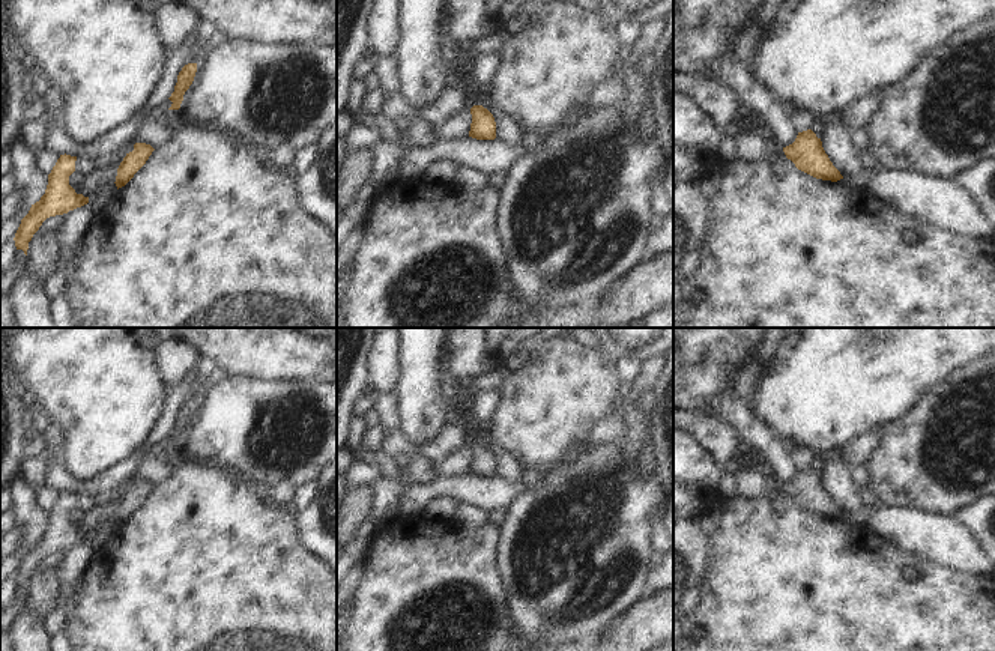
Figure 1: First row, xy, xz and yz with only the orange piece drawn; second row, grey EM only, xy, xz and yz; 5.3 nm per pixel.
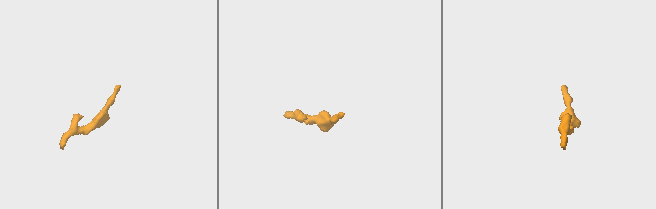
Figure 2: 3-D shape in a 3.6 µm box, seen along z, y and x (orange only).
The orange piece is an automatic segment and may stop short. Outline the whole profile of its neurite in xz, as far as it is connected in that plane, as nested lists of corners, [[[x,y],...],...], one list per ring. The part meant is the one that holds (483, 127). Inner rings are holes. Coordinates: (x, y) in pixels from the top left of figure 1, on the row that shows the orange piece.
[[[473,105],[470,108],[472,123],[469,137],[476,140],[494,140],[496,138],[496,122],[493,114],[482,105]]]

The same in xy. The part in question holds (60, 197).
[[[60,155],[48,174],[45,194],[32,204],[29,213],[21,220],[14,238],[18,251],[12,268],[5,275],[0,275],[0,295],[8,295],[14,281],[27,269],[29,242],[42,223],[50,216],[68,213],[89,203],[89,197],[77,194],[69,185],[69,176],[75,171],[75,161],[77,156]]]

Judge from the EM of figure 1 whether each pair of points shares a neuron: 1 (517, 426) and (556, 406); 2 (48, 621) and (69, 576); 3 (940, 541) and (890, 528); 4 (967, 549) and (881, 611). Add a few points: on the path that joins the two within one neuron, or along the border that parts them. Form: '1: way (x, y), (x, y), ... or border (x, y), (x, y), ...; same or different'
1: way (526, 421), (537, 420), (547, 409); same
2: way (60, 611), (66, 600), (66, 588); same
3: way (928, 535), (902, 528); same
4: border (910, 552), (952, 570), (977, 575); different

